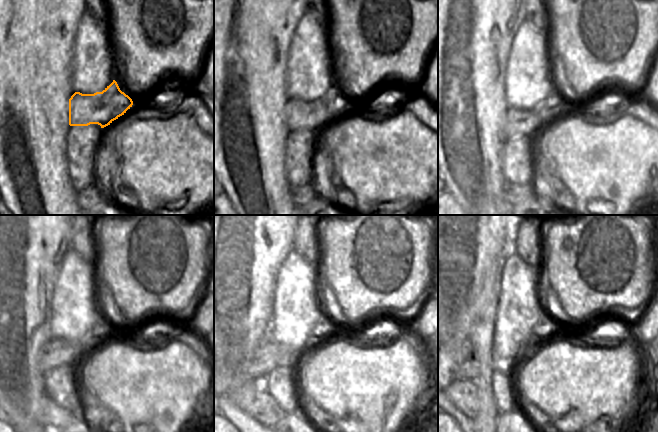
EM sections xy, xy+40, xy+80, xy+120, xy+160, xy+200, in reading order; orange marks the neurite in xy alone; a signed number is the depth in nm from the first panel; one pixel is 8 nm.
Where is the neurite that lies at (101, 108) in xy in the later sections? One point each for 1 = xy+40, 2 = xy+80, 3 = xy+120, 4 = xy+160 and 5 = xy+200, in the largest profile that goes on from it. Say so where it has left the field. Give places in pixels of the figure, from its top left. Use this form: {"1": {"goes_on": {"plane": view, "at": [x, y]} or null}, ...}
{"1": {"goes_on": {"plane": "xy+40", "at": [299, 115]}}, "2": {"goes_on": {"plane": "xy+80", "at": [517, 122]}}, "3": {"goes_on": {"plane": "xy+120", "at": [57, 352]}}, "4": {"goes_on": {"plane": "xy+160", "at": [273, 354]}}, "5": {"goes_on": {"plane": "xy+200", "at": [470, 369]}}}

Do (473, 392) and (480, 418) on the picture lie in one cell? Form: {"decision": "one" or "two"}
{"decision": "one"}

